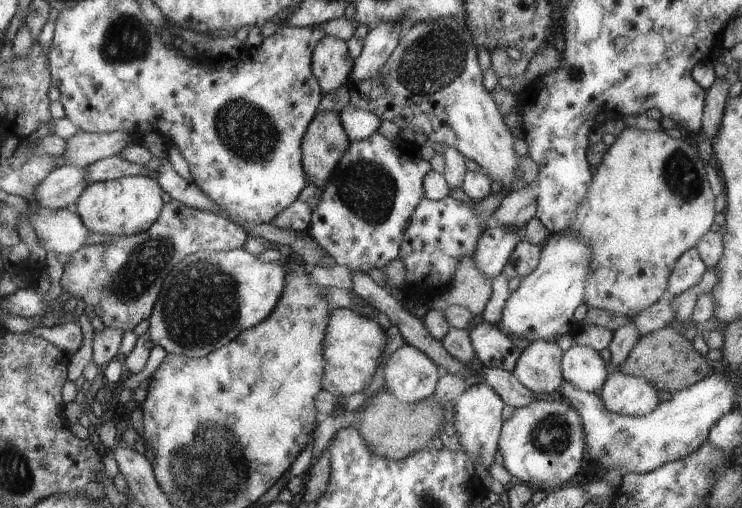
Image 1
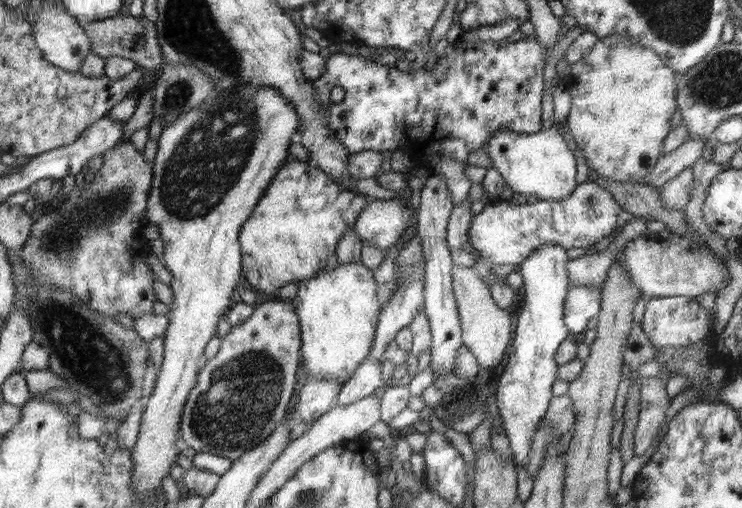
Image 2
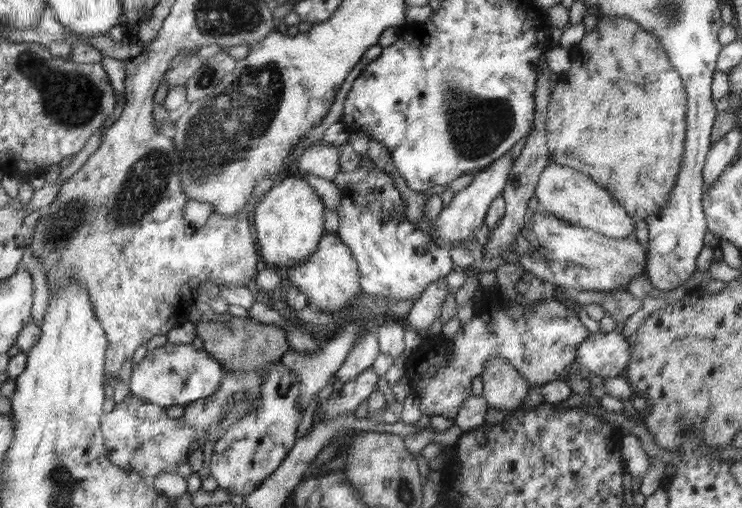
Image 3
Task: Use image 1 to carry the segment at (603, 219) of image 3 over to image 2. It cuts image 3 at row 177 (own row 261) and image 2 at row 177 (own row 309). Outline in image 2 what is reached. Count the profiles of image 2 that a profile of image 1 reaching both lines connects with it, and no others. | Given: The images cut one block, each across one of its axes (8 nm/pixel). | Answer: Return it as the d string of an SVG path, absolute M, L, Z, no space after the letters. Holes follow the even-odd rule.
M556 125L536 134L518 134L514 130L500 130L487 142L488 156L513 192L526 196L534 194L540 200L562 201L578 188L576 156Z

